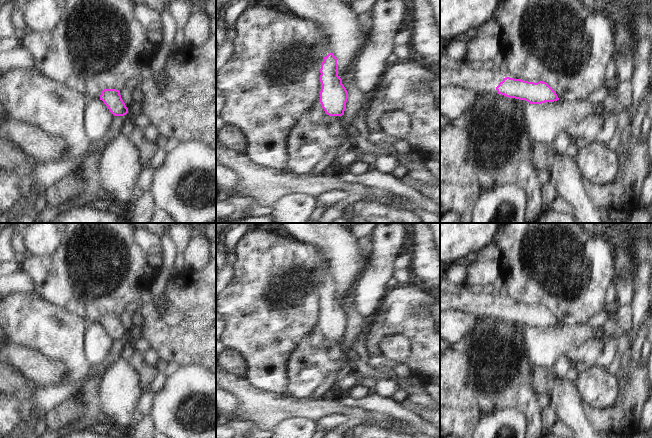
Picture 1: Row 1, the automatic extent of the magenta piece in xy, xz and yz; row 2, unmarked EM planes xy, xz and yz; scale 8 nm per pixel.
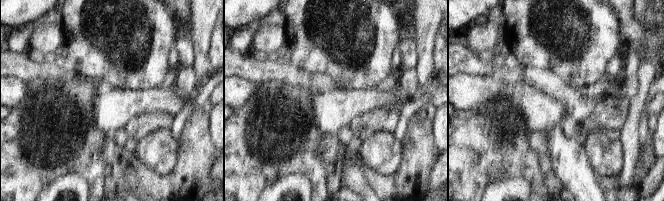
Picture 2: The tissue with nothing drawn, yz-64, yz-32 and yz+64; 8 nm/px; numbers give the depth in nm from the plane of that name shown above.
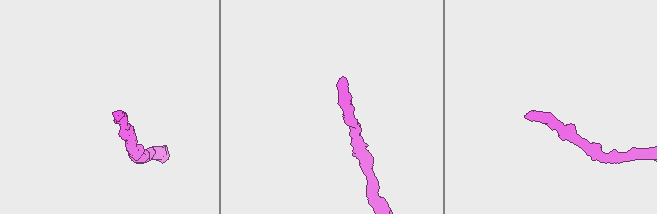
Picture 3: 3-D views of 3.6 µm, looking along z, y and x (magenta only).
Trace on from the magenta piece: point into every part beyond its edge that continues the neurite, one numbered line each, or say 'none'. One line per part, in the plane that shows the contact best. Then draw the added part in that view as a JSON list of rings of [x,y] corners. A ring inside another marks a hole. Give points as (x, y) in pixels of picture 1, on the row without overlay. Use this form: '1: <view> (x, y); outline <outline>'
1: yz (458, 297); outline [[[447,279],[440,283],[440,312],[453,310],[477,318],[497,317],[496,311],[503,303],[495,294],[474,294],[466,284],[452,284]]]

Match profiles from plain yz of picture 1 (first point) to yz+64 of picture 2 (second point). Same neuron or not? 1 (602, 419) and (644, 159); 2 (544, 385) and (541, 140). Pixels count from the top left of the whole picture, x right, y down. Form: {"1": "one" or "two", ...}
{"1": "one", "2": "one"}

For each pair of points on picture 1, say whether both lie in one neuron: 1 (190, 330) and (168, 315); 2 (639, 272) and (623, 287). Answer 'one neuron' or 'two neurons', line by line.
1: two neurons
2: two neurons

